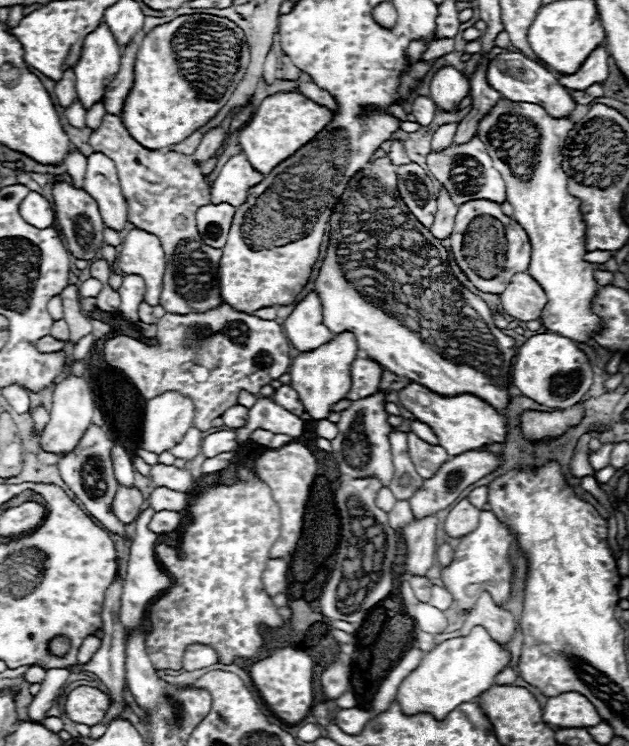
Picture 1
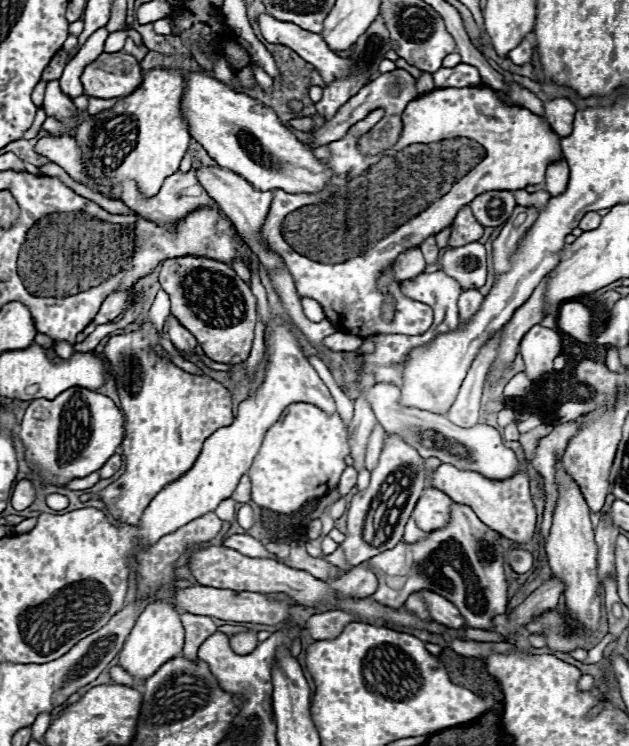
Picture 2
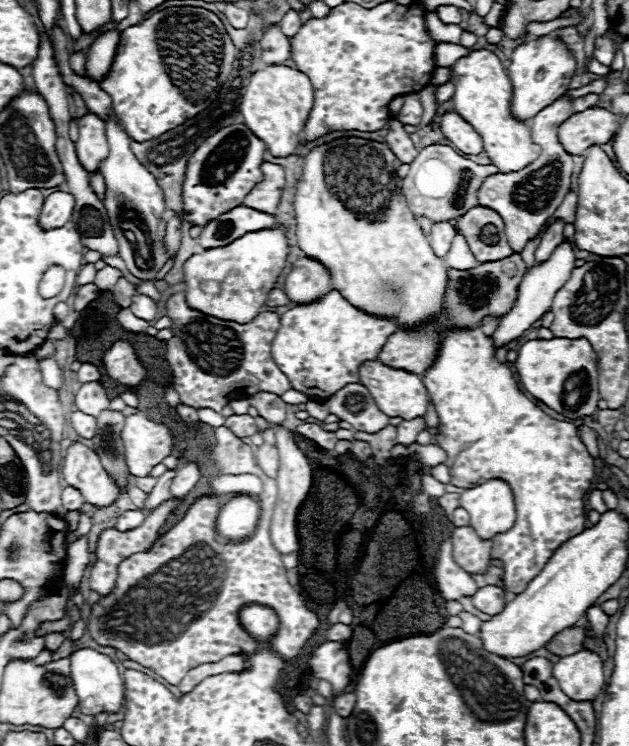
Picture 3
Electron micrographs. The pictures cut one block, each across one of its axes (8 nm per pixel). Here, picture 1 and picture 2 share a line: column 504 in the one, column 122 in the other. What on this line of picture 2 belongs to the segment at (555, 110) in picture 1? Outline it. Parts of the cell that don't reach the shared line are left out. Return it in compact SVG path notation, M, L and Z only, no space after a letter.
M124 52L100 54L80 76L84 94L94 98L126 98L142 84L142 68L138 60Z

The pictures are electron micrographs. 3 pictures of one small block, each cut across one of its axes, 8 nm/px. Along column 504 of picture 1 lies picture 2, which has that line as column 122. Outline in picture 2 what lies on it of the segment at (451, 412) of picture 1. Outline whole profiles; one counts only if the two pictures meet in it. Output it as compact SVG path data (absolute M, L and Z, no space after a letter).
M68 388L54 400L36 398L28 404L20 424L26 446L26 464L46 486L64 486L68 480L96 472L116 454L124 438L122 410L104 394L86 388Z

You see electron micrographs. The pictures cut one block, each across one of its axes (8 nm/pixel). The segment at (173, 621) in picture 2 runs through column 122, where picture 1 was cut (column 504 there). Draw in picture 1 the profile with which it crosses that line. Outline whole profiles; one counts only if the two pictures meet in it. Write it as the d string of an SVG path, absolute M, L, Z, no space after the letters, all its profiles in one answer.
M474 626L468 636L440 642L432 652L424 654L422 664L400 684L396 700L404 714L430 712L438 720L446 718L458 704L478 698L496 684L496 676L510 664L508 648L500 646L482 626Z

